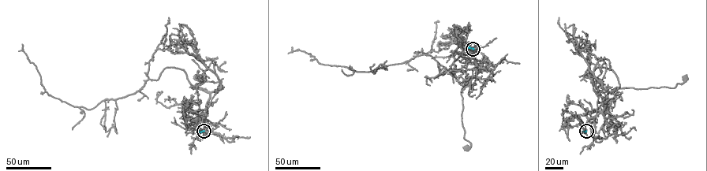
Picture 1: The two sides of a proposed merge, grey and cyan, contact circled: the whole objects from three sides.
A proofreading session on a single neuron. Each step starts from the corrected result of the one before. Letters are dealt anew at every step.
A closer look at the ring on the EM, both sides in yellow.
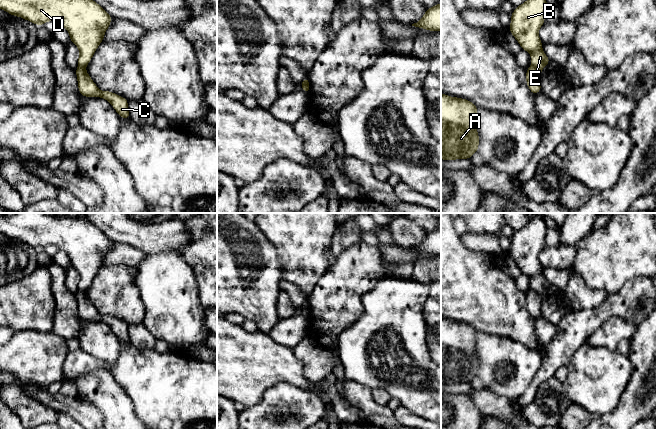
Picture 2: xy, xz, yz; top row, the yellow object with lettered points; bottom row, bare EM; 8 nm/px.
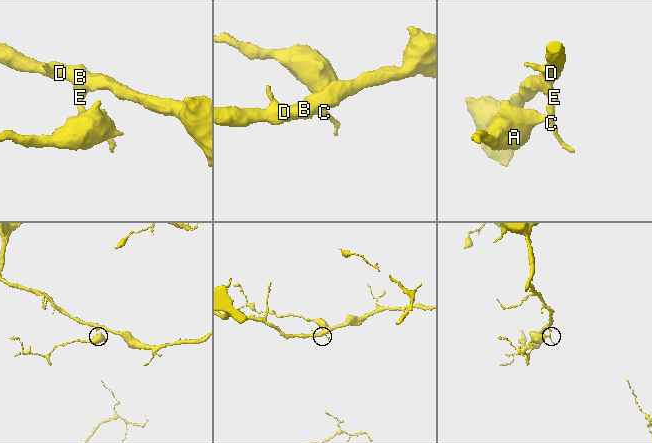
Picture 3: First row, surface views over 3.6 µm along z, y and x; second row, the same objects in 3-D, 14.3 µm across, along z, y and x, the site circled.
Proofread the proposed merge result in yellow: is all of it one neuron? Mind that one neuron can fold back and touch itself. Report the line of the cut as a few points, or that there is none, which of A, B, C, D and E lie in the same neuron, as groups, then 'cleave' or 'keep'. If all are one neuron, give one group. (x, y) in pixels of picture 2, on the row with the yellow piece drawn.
cut in yz along (532, 65), (540, 70); A C / B D E; cleave

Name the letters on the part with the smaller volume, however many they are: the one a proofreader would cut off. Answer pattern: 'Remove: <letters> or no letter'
Remove: A, C

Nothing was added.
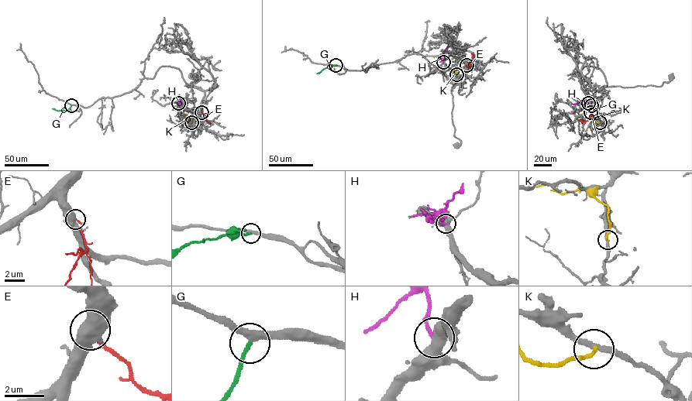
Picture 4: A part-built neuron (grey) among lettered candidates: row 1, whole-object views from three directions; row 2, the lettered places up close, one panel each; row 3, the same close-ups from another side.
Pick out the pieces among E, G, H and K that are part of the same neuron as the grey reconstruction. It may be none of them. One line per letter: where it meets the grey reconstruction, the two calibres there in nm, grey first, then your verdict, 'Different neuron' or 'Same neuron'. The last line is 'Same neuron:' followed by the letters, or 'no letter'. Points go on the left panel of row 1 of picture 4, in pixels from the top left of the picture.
E: Touches grey at (201, 112). Thickness 600 nm (grey) against 160 nm. Different neuron
G: Touches grey at (71, 105). Thickness 320 nm (grey) against 190 nm. Same neuron
H: Touches grey at (178, 103). Thickness 550 nm (grey) against 200 nm. Different neuron
K: Touches grey at (191, 122). Thickness 280 nm (grey) against 200 nm. Different neuron
Same neuron: G

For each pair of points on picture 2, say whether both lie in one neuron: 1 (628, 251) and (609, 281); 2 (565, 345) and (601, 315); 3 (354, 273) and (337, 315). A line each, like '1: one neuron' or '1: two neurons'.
1: one neuron
2: one neuron
3: one neuron

